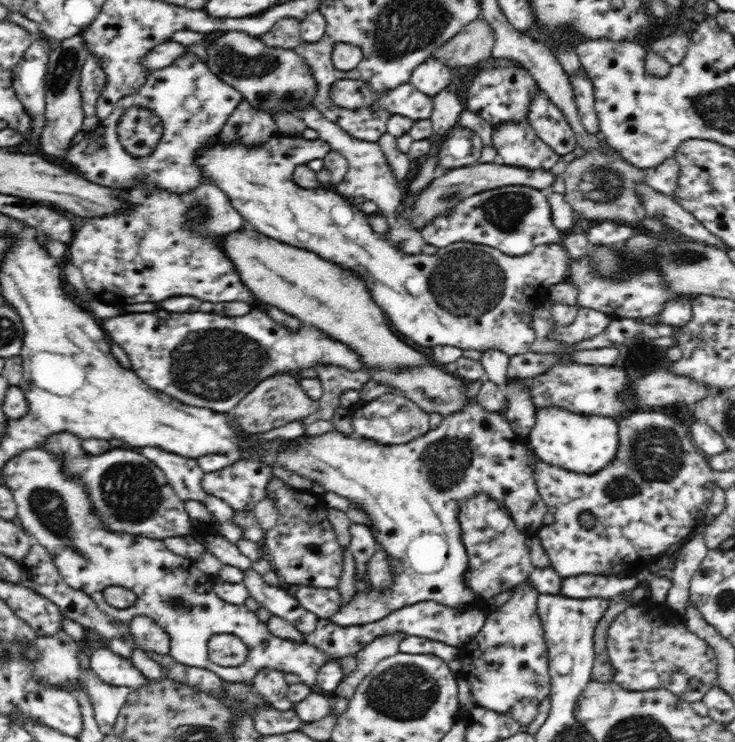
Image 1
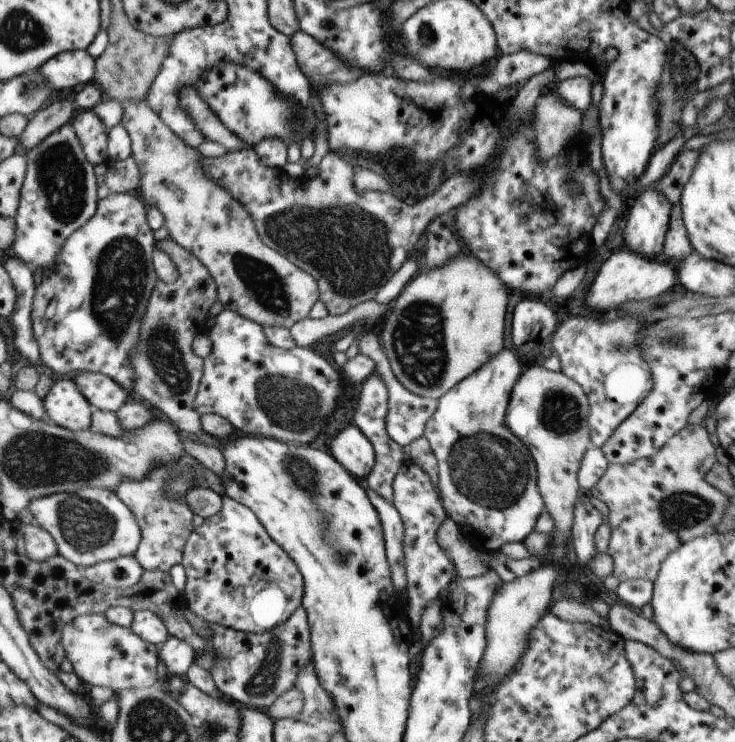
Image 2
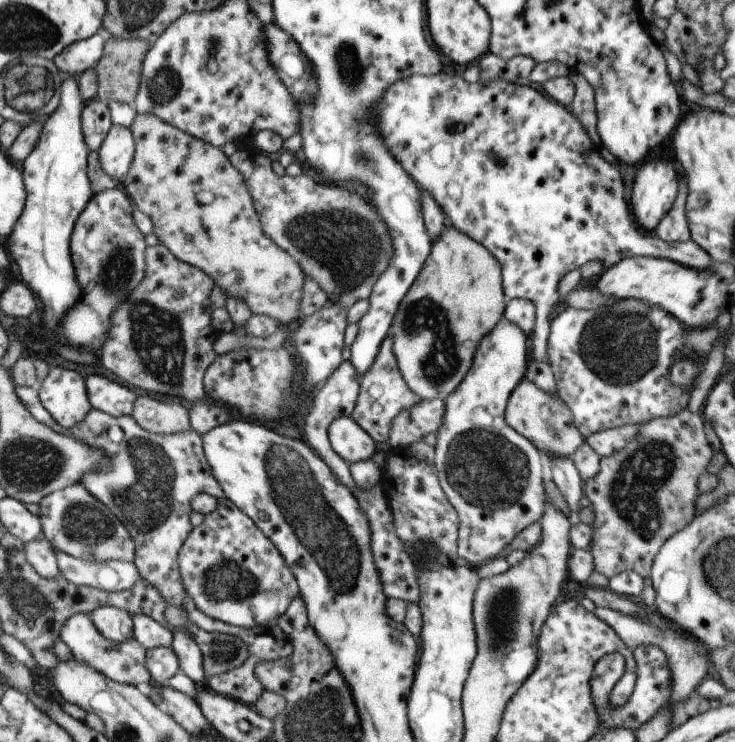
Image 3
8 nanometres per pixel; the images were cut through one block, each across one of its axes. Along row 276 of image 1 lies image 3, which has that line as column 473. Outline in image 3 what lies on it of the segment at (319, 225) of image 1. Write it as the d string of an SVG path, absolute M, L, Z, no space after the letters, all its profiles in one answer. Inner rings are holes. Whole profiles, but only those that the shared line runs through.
M505 320L497 323L488 335L482 338L482 342L478 344L477 350L474 352L474 358L471 361L469 370L464 374L461 382L444 398L444 411L440 425L435 430L436 441L434 448L434 467L438 478L439 486L444 492L445 498L449 504L455 509L458 516L458 537L456 540L456 553L458 560L461 563L467 564L473 569L496 558L497 553L503 550L518 535L526 526L540 519L541 513L544 509L544 502L546 501L546 494L543 488L543 478L546 477L545 463L541 453L520 434L517 434L505 421L504 421L504 408L506 407L507 399L511 391L519 384L519 381L524 378L525 370L528 366L529 360L527 359L527 337L523 331L514 324Z

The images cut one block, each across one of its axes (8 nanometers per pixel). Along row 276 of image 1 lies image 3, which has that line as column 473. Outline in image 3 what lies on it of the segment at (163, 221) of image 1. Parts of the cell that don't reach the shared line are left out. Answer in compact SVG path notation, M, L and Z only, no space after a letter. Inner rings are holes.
M440 70L429 76L413 75L406 79L396 80L390 84L389 88L373 103L375 112L375 128L381 134L383 146L387 152L403 167L403 170L421 186L425 192L431 194L431 198L441 206L443 214L449 218L451 226L459 230L461 234L467 235L471 240L484 246L499 263L502 276L502 291L504 298L527 299L534 304L535 322L531 332L530 345L533 360L546 362L546 340L550 327L550 313L558 299L558 282L565 273L578 269L582 264L590 260L600 260L602 270L612 264L618 263L622 258L630 256L652 256L661 257L673 262L682 264L687 268L692 268L698 273L709 269L712 266L712 258L695 243L685 242L663 242L659 240L653 232L649 233L641 229L634 219L627 216L629 205L623 201L623 186L619 168L613 168L605 158L610 159L604 151L594 146L590 138L586 135L579 121L569 112L567 108L547 97L539 88L529 85L518 85L506 83L499 79L487 82L481 80L475 83L465 82L460 76L447 74Z

